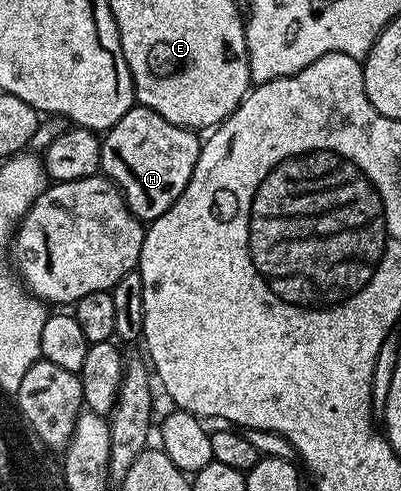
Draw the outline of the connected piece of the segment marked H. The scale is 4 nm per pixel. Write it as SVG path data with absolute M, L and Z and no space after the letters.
M136 104L102 135L99 165L106 178L123 194L132 216L150 224L185 192L197 164L200 145L201 138L196 131L169 124L165 116L157 116L157 112Z

